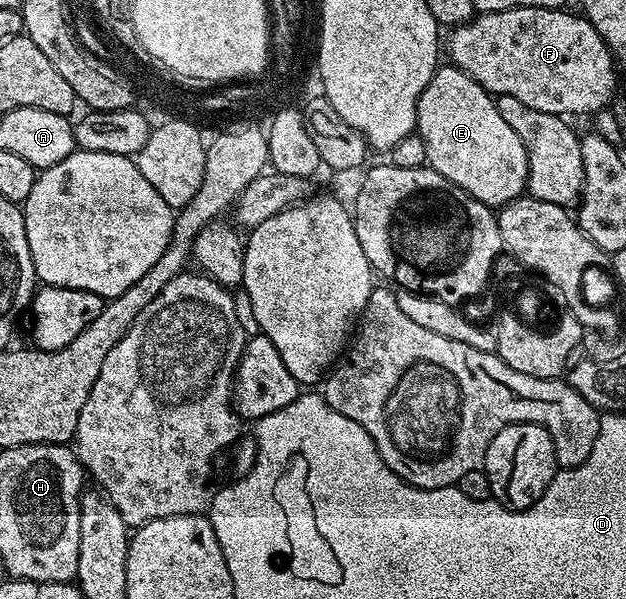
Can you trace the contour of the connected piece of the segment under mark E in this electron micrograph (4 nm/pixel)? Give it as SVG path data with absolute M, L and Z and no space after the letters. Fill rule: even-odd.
M442 64L427 83L417 104L415 132L427 147L428 168L439 171L479 203L500 207L526 192L529 152L499 115L494 94L456 65Z

